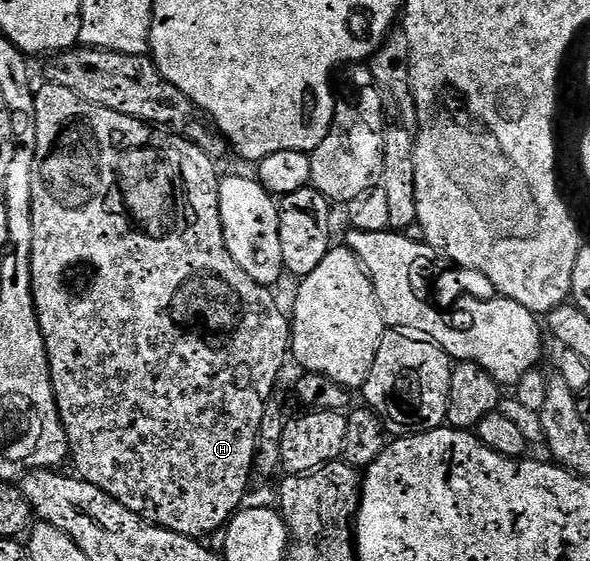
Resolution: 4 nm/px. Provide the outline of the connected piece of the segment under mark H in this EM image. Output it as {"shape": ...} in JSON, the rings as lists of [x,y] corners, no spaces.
{"shape":[[[51,84],[39,87],[36,90],[36,111],[38,152],[32,209],[32,287],[36,310],[40,313],[52,387],[68,437],[71,465],[76,465],[75,473],[84,481],[102,488],[102,492],[114,496],[118,504],[126,504],[130,512],[146,521],[188,538],[203,539],[203,534],[212,534],[216,529],[219,531],[227,527],[229,518],[245,505],[248,477],[253,477],[256,465],[262,412],[266,412],[266,404],[278,388],[279,382],[276,381],[284,370],[284,361],[290,358],[292,327],[289,315],[280,311],[273,291],[246,276],[238,260],[230,256],[220,215],[222,178],[216,175],[217,163],[206,156],[202,148],[155,124],[90,104],[82,96],[70,92],[70,88]]]}

